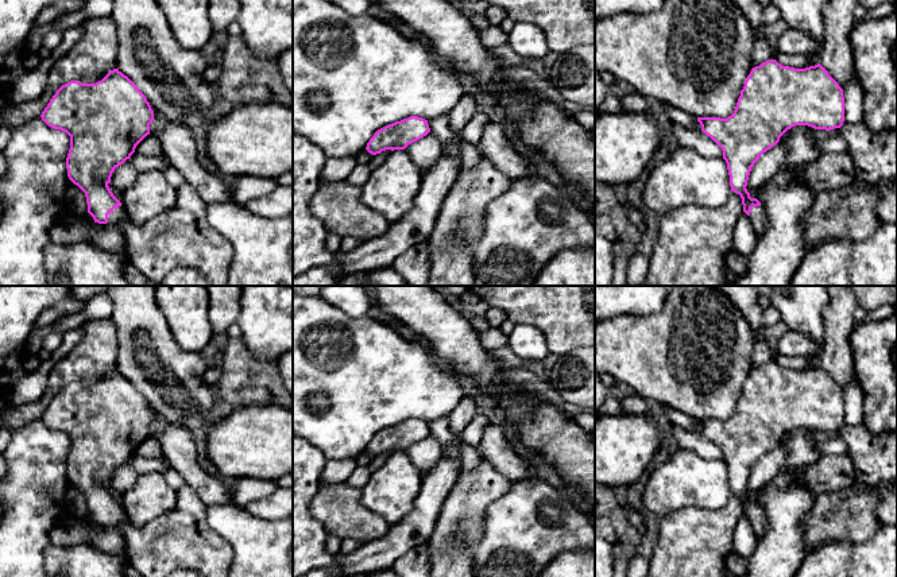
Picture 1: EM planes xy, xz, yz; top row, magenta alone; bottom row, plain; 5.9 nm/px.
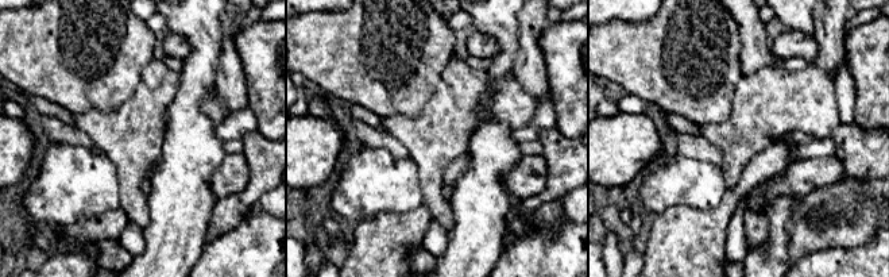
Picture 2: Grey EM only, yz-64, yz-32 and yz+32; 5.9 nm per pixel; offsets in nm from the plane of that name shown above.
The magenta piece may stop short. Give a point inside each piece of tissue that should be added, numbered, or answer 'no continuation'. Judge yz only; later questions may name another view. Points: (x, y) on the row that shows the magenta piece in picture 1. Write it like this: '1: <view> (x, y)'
1: yz (757, 216)

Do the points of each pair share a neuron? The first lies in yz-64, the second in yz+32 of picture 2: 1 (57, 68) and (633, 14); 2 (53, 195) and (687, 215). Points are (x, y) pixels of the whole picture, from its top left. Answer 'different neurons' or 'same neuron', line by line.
1: different neurons
2: different neurons

